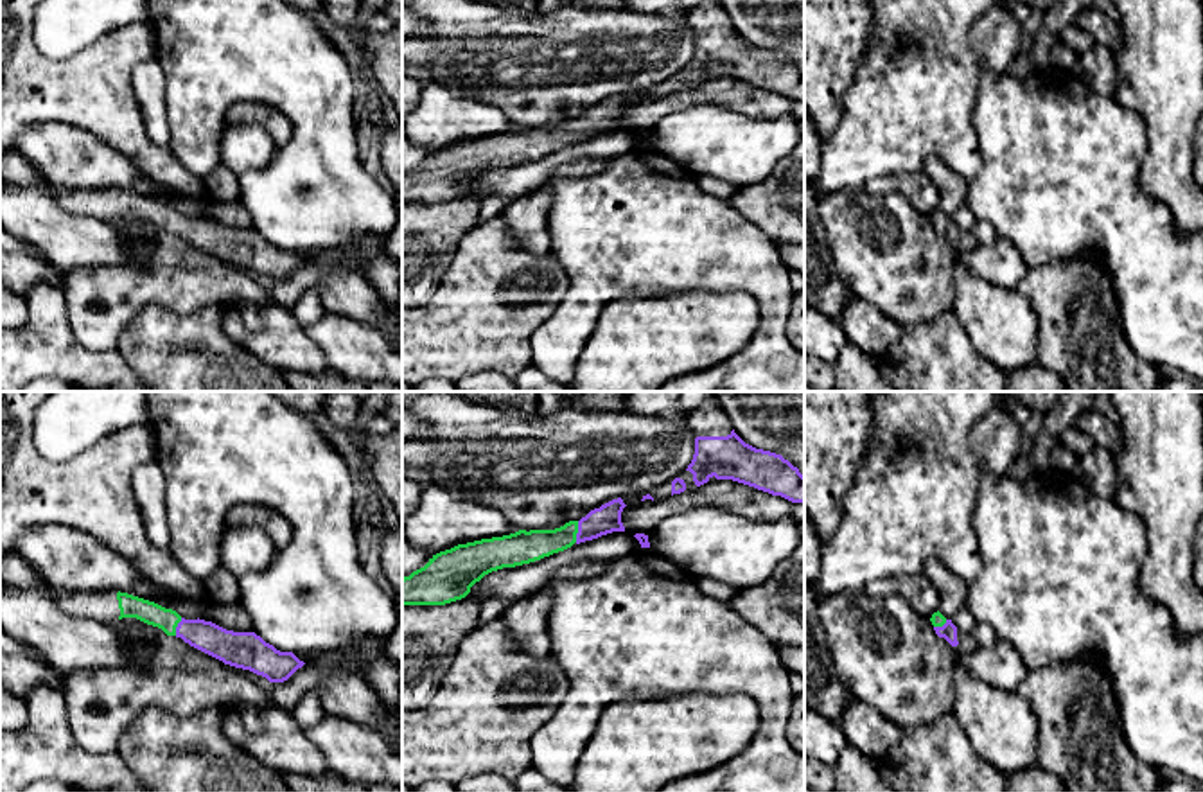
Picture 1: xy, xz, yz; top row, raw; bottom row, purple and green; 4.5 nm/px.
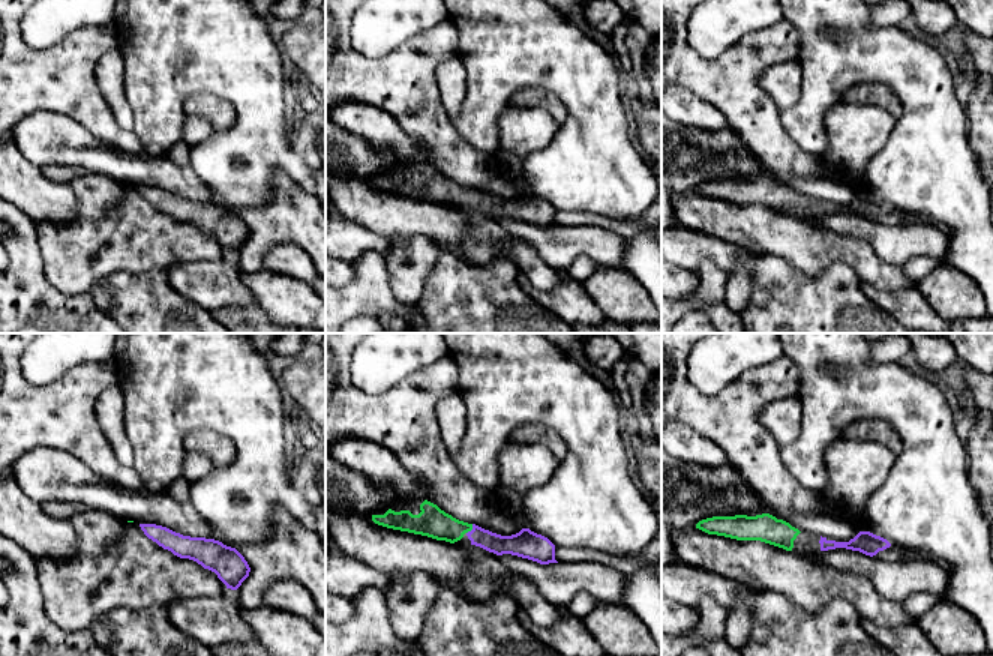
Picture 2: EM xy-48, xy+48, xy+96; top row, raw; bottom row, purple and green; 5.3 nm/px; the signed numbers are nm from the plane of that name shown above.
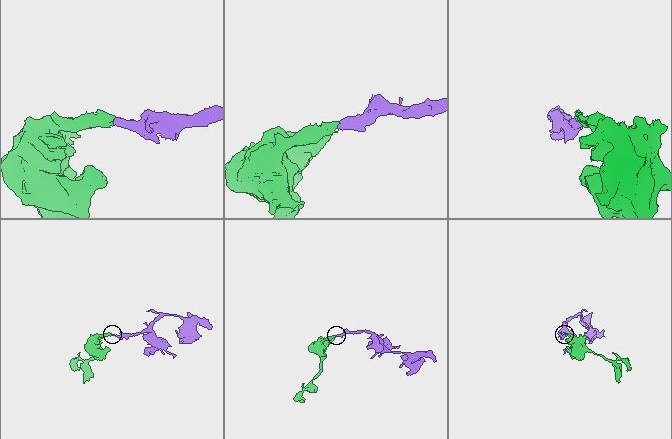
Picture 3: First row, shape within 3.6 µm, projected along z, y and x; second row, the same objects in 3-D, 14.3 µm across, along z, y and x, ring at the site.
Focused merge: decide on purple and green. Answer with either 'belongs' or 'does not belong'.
belongs

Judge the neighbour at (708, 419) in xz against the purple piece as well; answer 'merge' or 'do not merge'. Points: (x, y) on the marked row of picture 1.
merge

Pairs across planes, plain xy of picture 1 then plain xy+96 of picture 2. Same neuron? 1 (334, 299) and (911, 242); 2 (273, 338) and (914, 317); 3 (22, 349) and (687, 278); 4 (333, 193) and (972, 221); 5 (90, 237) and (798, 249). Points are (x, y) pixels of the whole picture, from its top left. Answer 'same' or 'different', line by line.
1: same
2: same
3: different
4: same
5: same

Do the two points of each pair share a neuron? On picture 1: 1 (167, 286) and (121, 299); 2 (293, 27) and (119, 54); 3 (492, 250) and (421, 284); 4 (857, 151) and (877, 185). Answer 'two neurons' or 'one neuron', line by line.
1: one neuron
2: two neurons
3: two neurons
4: two neurons

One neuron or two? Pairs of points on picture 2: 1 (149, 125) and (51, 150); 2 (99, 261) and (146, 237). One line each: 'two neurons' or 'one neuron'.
1: two neurons
2: one neuron

